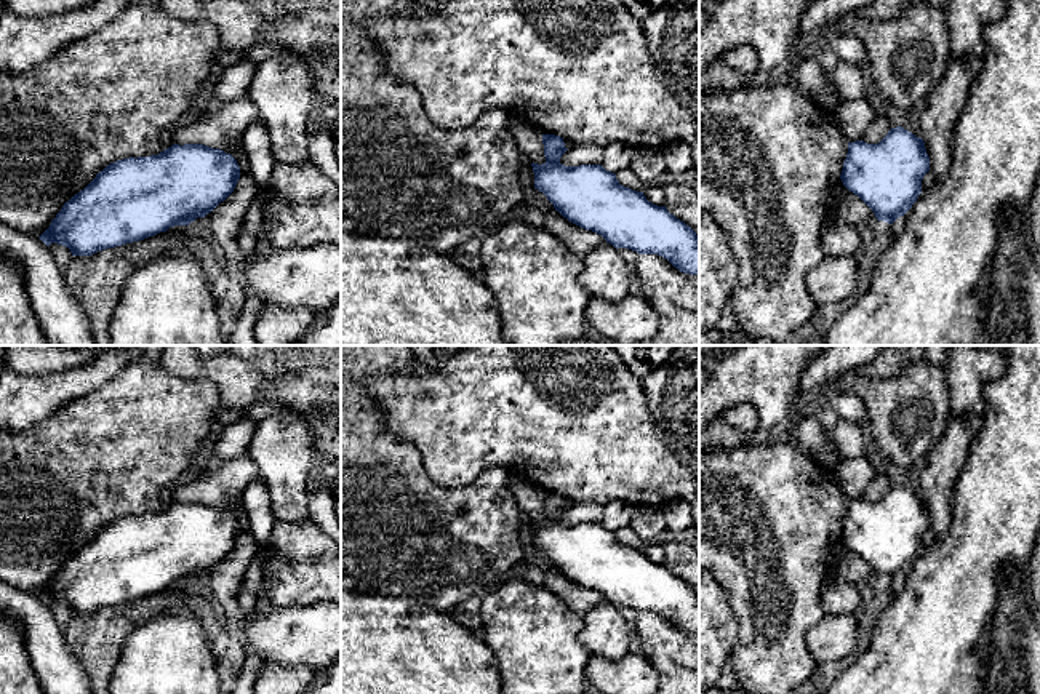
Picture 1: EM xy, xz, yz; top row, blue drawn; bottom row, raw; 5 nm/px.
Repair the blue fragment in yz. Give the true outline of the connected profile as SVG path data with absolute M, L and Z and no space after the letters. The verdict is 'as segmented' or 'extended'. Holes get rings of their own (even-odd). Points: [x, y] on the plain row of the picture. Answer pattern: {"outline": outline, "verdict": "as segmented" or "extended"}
{"outline": "M896 485L878 502L848 501L840 537L874 569L877 579L893 582L917 560L928 529L923 497Z", "verdict": "as segmented"}

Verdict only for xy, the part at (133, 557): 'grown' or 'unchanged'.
unchanged

